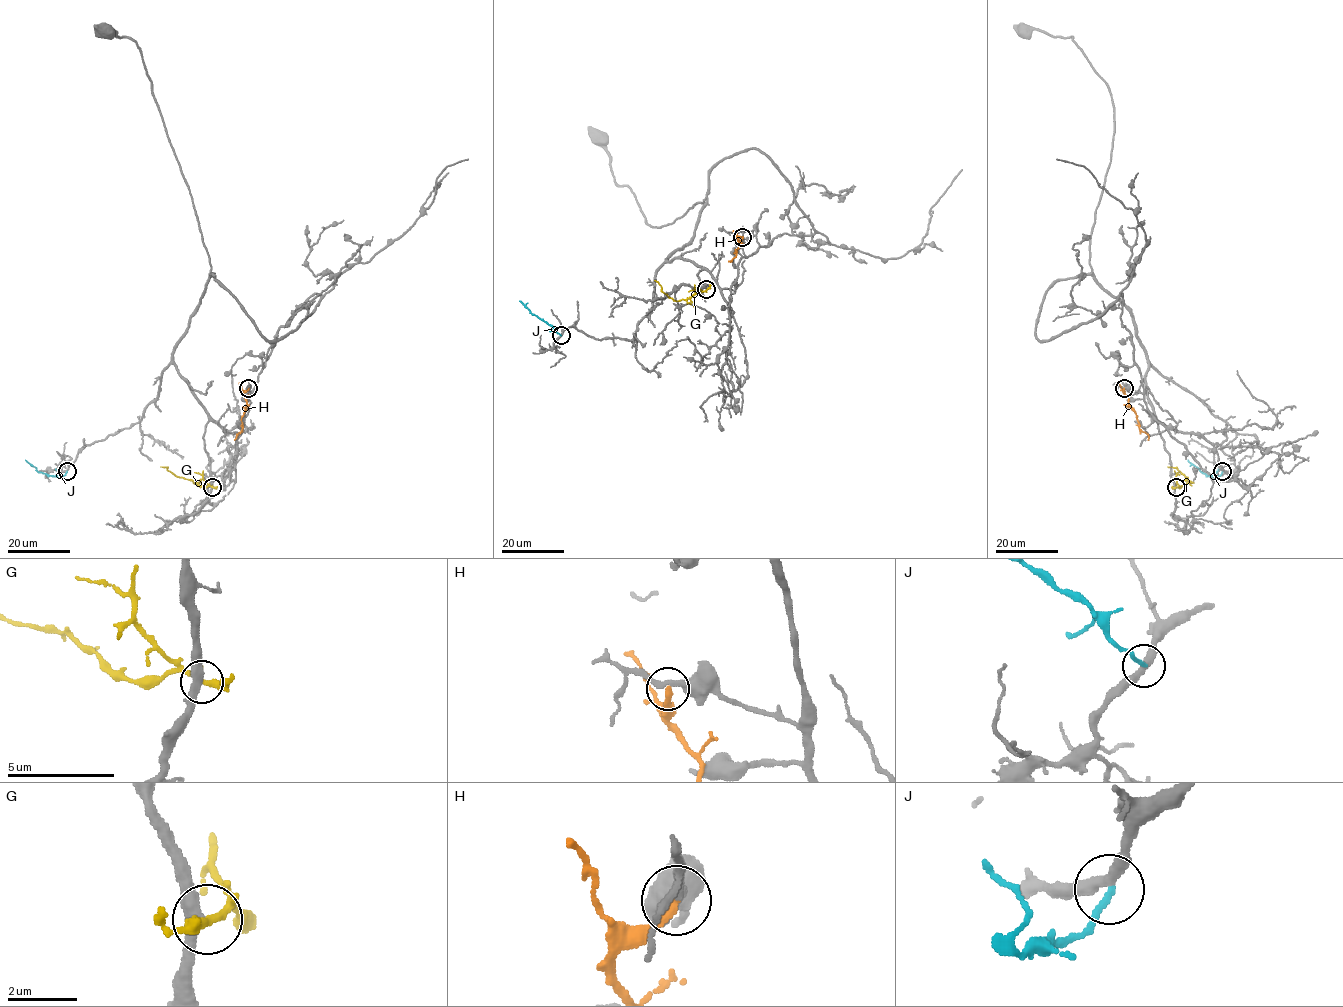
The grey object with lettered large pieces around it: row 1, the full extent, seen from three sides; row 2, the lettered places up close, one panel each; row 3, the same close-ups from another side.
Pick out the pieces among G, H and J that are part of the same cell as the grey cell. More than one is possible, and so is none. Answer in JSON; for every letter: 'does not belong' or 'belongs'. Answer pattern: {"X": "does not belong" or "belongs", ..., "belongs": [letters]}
{"G": "does not belong", "H": "does not belong", "J": "belongs", "belongs": ["J"]}

